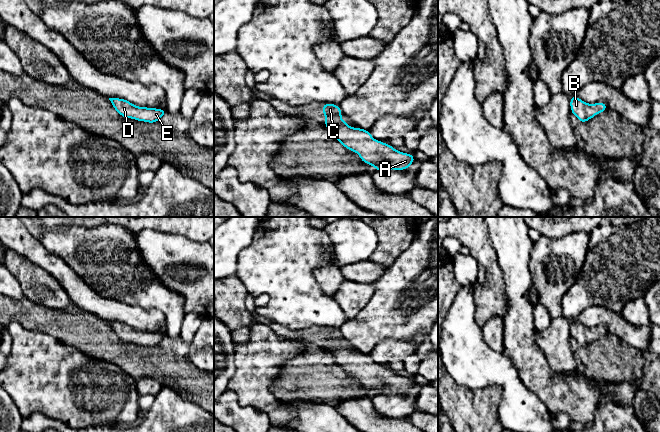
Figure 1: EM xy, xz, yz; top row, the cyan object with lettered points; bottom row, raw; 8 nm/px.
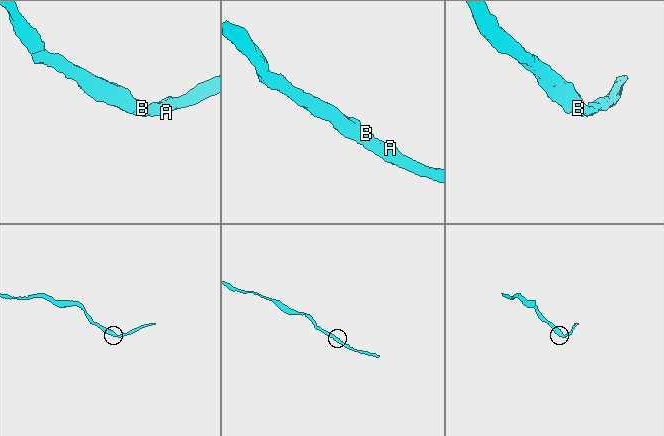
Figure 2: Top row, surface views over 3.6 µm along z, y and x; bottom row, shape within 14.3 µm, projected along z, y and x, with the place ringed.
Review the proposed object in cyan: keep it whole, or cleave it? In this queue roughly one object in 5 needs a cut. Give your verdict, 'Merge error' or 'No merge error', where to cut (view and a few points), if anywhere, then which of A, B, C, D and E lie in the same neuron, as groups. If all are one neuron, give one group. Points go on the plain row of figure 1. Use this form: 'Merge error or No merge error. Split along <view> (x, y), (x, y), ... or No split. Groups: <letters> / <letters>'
No merge error. No split. Groups: A B C D E

